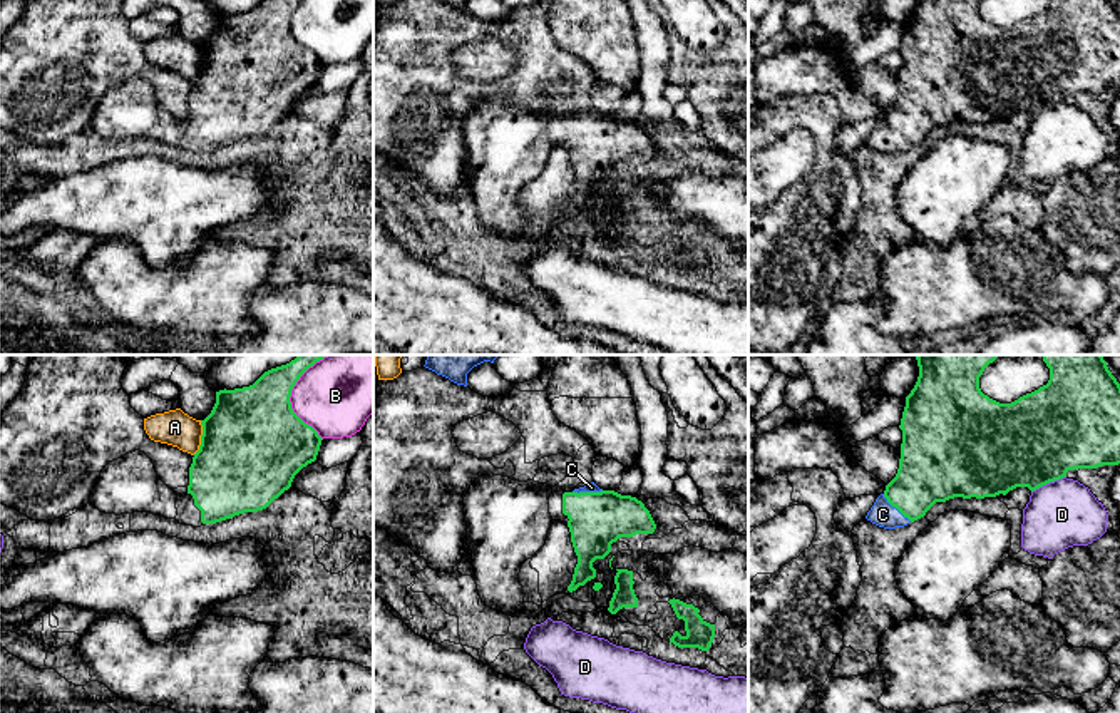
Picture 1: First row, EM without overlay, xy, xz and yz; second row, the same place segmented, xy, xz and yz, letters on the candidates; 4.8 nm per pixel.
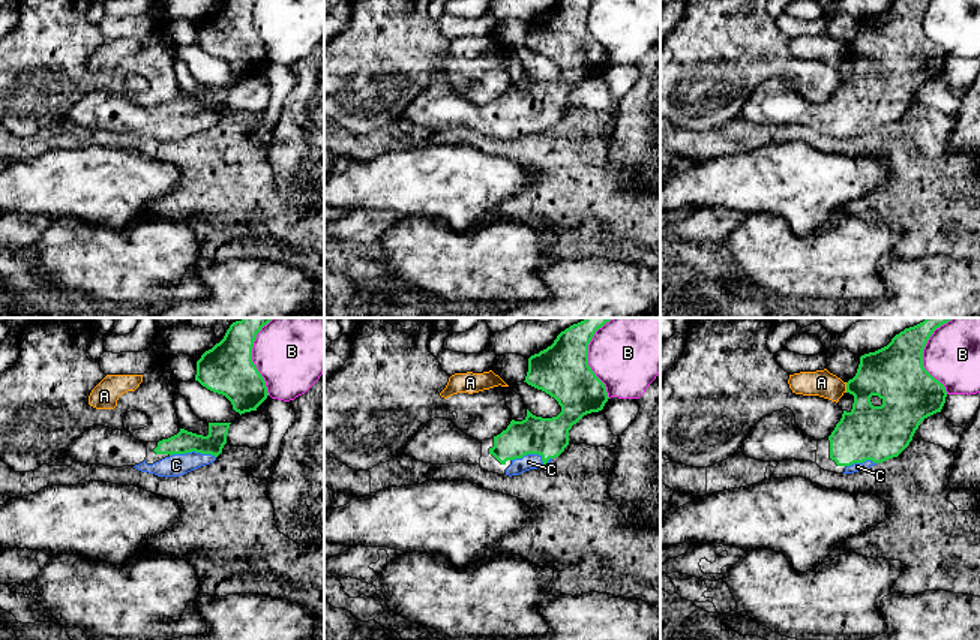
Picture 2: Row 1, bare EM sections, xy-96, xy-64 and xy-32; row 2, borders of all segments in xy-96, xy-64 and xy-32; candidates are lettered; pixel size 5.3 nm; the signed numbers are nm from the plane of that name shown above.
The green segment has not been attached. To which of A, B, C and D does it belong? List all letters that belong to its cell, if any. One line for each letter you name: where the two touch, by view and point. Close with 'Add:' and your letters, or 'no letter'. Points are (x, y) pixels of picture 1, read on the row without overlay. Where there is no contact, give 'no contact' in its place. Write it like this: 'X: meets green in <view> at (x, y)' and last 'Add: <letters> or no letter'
C: meets green in yz at (896, 133)
Add: C

